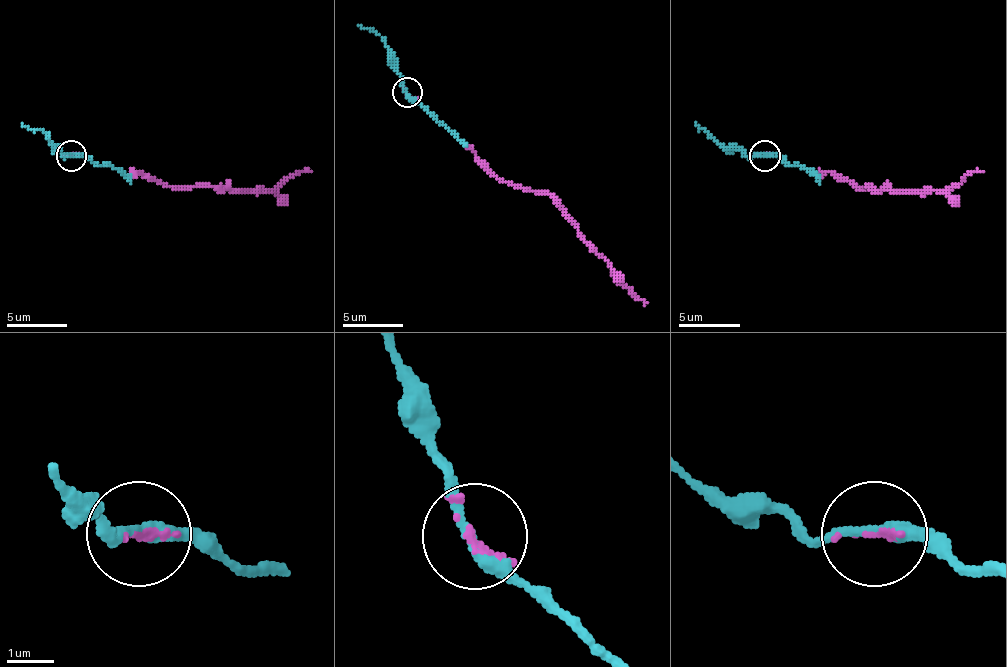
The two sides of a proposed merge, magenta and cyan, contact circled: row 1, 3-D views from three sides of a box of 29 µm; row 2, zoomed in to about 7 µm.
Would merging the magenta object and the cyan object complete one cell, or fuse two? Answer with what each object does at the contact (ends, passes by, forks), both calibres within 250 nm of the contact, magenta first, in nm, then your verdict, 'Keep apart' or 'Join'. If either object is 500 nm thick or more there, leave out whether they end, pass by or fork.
At the ring magenta ends. At the ring cyan passes by. Thickness 120 nm (magenta) against 280 nm. Join

